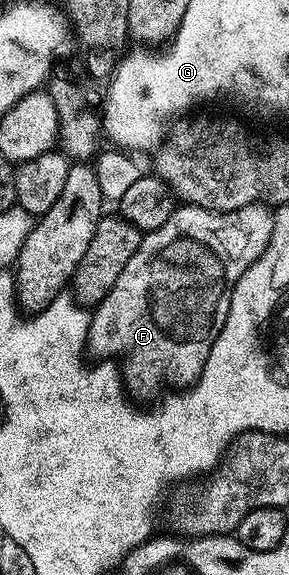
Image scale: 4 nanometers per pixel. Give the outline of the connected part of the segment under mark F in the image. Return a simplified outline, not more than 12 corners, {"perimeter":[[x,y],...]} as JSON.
{"perimeter":[[180,205],[91,312],[133,400],[200,378],[264,205]]}

